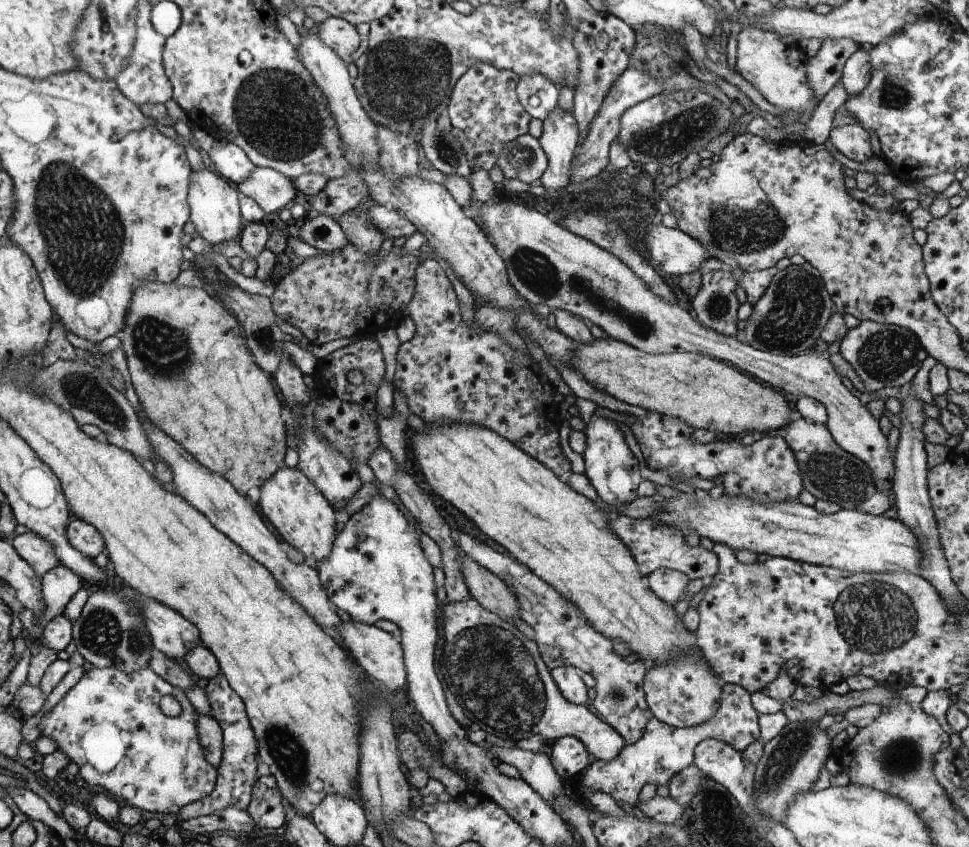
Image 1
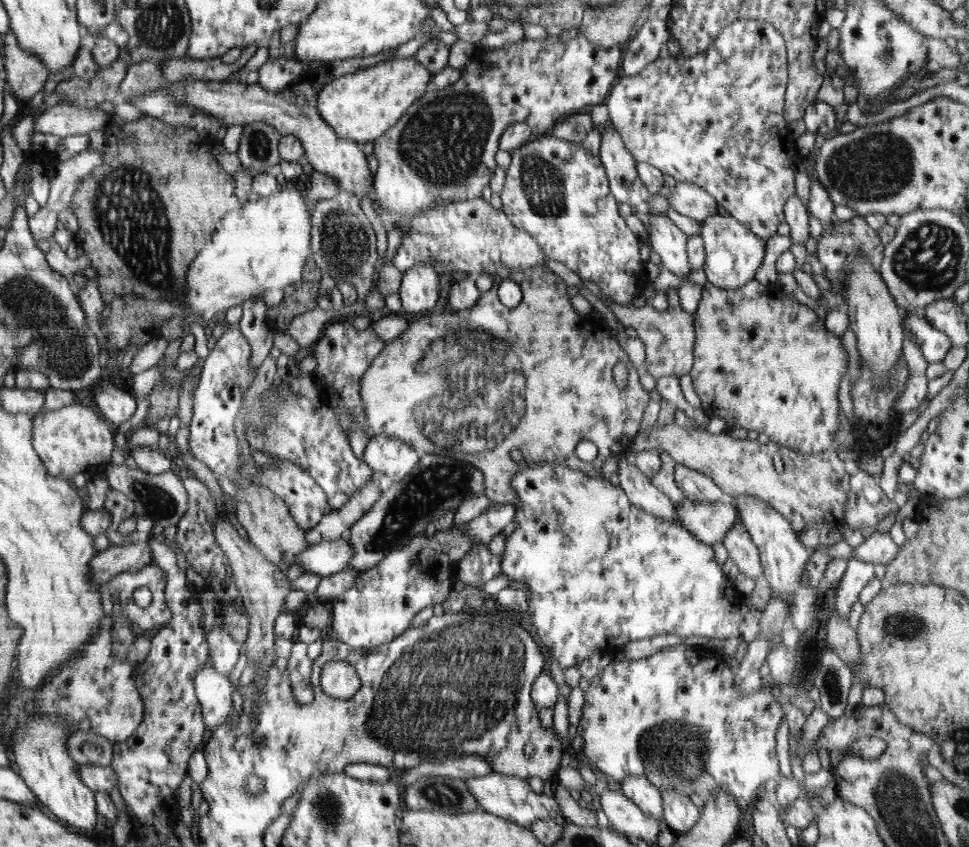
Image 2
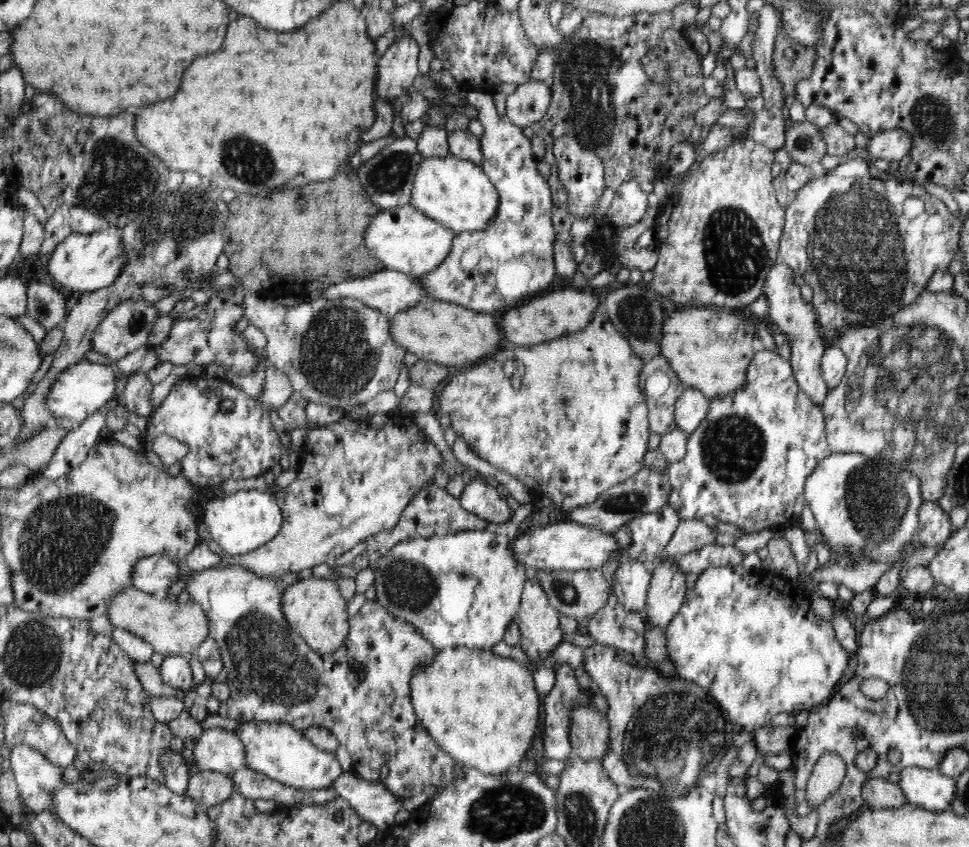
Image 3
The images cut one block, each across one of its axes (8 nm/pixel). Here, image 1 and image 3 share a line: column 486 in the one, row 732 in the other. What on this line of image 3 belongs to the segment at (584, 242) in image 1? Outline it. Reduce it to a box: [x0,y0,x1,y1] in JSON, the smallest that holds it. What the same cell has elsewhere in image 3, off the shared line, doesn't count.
[193,728,244,774]

